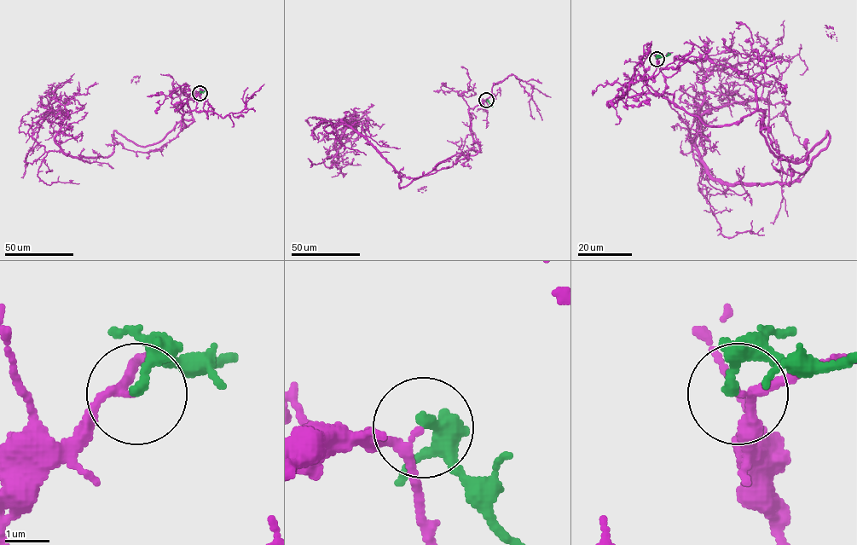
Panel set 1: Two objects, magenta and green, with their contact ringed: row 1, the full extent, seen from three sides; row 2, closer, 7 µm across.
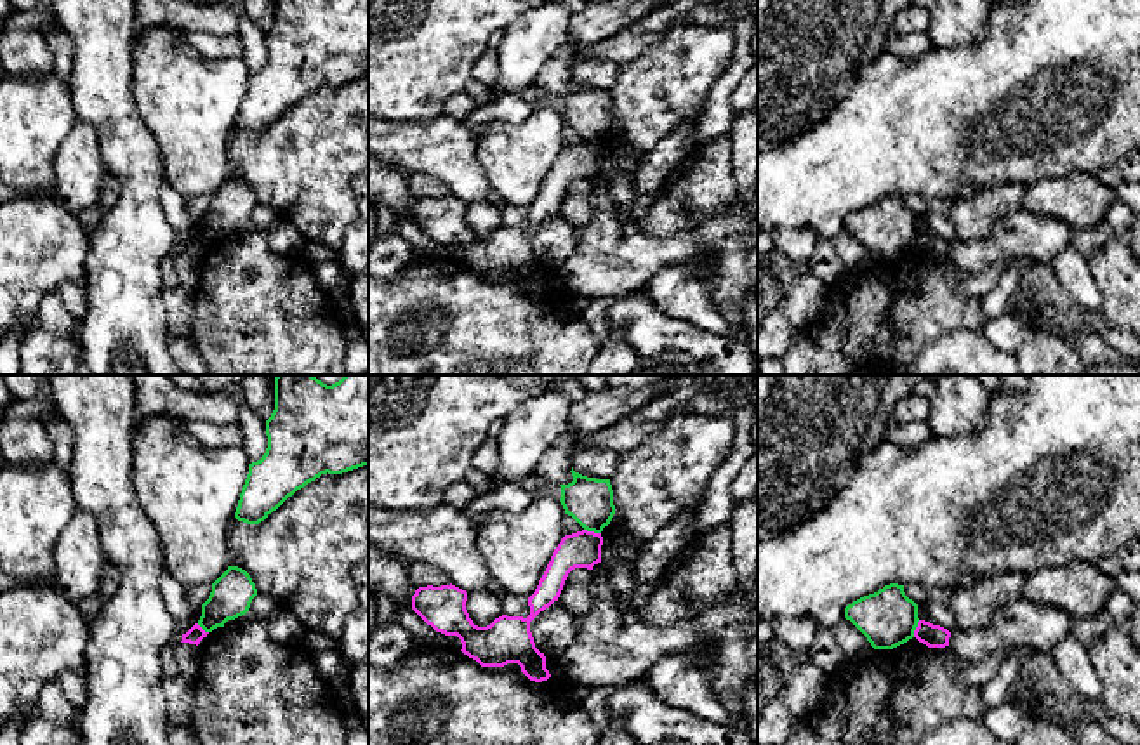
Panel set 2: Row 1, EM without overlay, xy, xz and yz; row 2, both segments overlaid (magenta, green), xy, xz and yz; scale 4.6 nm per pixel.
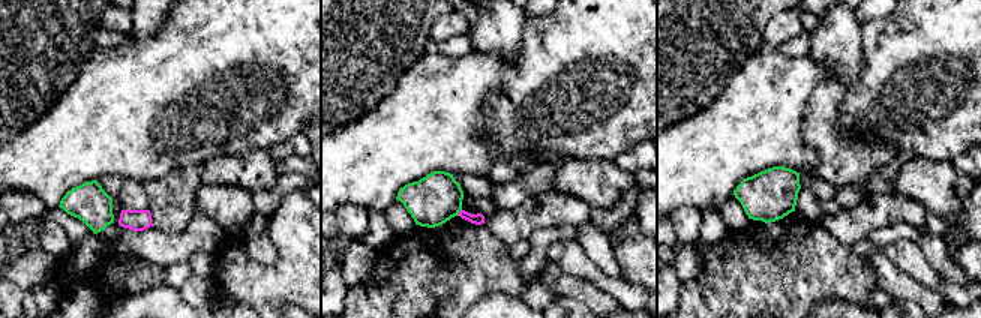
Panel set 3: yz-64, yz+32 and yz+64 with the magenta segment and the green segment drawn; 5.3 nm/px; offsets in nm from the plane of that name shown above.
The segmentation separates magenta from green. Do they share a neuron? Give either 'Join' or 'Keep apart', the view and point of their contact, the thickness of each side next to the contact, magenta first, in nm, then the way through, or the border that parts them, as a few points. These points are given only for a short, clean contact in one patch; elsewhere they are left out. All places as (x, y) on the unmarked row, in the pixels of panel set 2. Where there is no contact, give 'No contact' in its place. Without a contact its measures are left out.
Keep apart. Touches magenta at xz (593, 143). Thickness 170 nm (magenta) against 220 nm. Boundary: xz (584, 139), (600, 145)

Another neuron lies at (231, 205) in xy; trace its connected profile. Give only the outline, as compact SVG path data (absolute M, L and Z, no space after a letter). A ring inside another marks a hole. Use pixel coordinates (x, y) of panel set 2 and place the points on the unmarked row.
M228 177L228 181L212 194L212 203L202 215L198 236L205 243L224 238L228 231L245 226L255 207L257 200L250 186L238 177Z

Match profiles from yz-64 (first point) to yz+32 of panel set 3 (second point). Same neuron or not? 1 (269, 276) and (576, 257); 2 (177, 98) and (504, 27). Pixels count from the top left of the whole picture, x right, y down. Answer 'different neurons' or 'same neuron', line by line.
1: different neurons
2: different neurons

